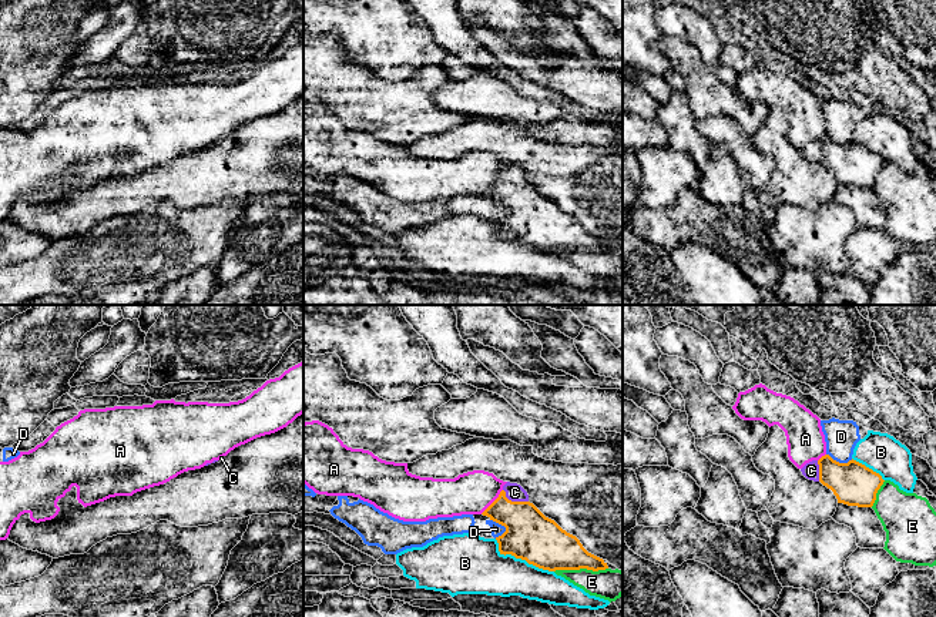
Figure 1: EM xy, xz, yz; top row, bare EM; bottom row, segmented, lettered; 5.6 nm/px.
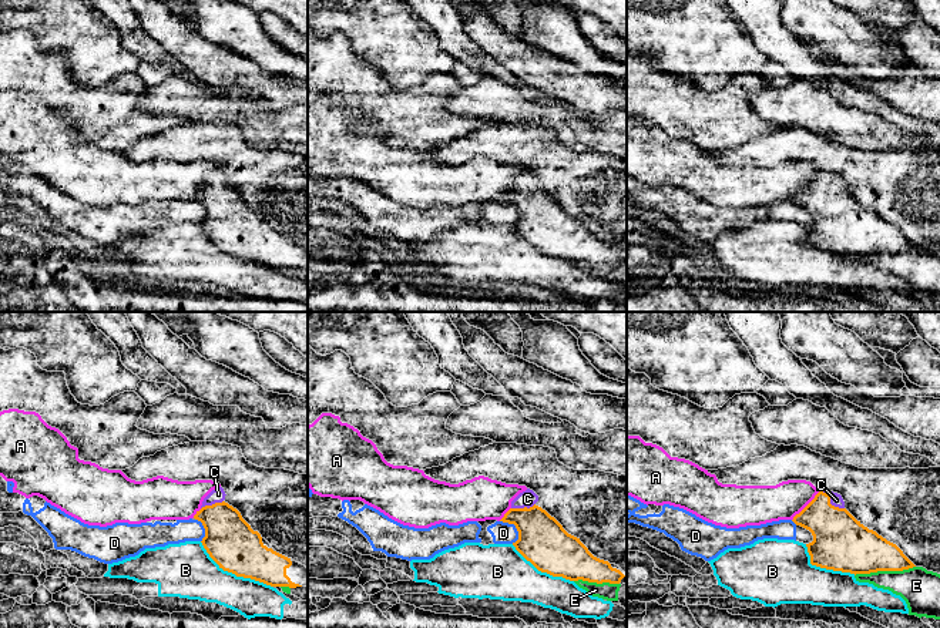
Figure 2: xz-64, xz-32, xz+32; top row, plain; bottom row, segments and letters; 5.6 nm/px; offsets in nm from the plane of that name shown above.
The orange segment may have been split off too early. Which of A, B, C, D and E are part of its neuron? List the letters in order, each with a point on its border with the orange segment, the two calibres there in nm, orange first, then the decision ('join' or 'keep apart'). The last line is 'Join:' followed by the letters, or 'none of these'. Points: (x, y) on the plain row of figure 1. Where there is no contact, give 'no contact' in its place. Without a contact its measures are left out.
A: xz (493, 183) | 260/240 nm | keep apart
B: xz (520, 238) | 280/300 nm | keep apart
C: xz (513, 183) | 280/100 nm | join
D: xz (503, 205) | 280/70 nm | keep apart
E: xz (580, 248) | 280/170 nm | keep apart
Join: C

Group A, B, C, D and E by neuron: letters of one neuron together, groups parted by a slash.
A / B / C / D / E

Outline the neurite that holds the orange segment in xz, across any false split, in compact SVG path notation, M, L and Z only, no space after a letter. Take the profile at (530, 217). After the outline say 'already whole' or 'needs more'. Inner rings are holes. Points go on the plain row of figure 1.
M507 162L499 178L482 195L506 208L506 212L496 218L500 235L511 235L516 239L526 241L529 245L548 252L580 249L598 252L617 249L607 241L588 234L576 217L567 214L554 201L546 198L529 182L527 172L517 164Z | needs more

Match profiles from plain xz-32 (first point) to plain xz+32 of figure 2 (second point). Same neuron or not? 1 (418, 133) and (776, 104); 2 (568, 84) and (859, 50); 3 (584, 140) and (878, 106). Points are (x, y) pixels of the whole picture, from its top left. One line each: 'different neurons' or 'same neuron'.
1: different neurons
2: different neurons
3: different neurons

